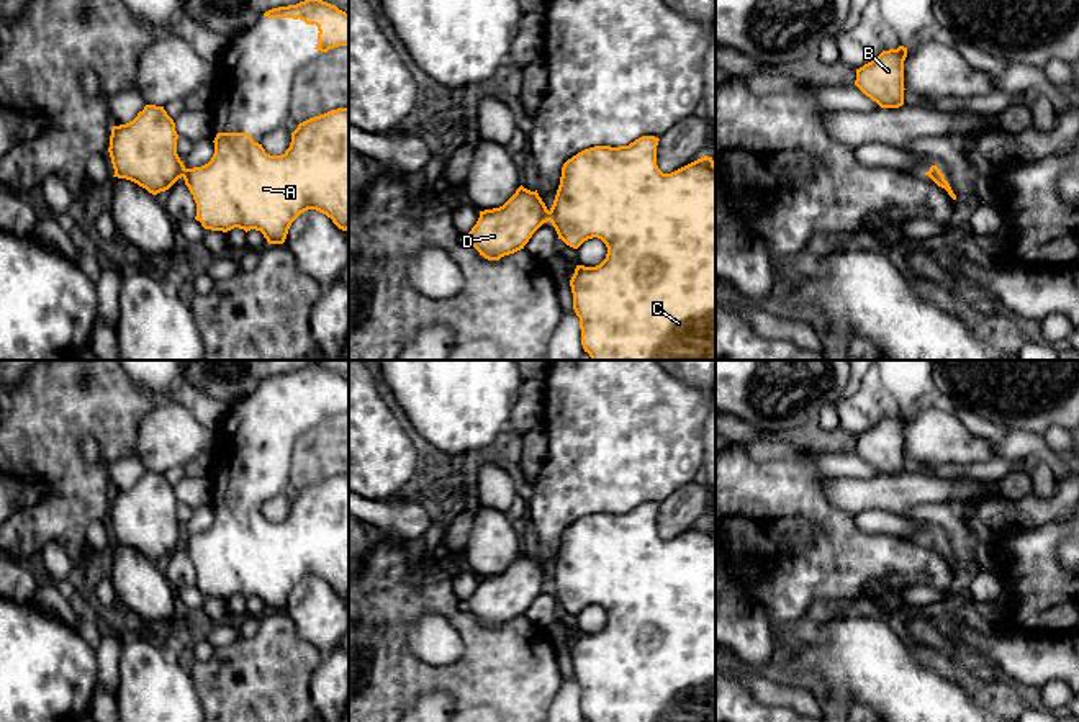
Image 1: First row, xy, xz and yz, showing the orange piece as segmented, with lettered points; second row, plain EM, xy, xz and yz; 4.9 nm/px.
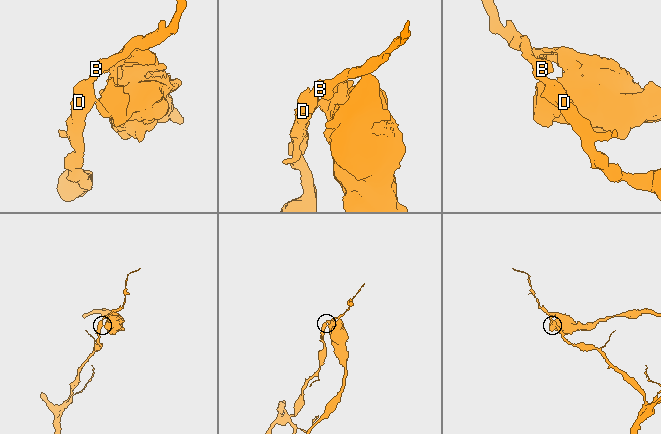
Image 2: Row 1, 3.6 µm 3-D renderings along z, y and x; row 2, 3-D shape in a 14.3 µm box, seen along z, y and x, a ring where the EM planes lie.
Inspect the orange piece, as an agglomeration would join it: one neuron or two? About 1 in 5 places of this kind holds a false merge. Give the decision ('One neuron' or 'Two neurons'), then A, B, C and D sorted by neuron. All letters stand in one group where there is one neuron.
Two neurons. Groups: A C / B D

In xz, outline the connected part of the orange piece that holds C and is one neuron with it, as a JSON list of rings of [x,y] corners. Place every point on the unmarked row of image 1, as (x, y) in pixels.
[[[642,503],[629,512],[594,512],[562,534],[549,578],[558,606],[578,616],[598,604],[607,614],[599,632],[576,632],[570,647],[581,712],[589,722],[716,722],[716,530],[704,522],[663,540],[657,532],[658,508]]]

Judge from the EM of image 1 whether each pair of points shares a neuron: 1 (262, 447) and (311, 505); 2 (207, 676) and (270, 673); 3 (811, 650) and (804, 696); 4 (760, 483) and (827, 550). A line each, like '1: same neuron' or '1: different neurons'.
1: same neuron
2: same neuron
3: different neurons
4: same neuron

